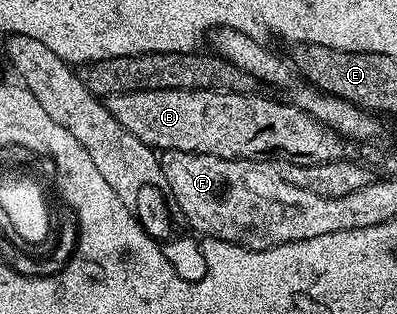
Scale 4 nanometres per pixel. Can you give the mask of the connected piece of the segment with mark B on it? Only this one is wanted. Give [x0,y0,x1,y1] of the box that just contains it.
[104,91,347,165]

